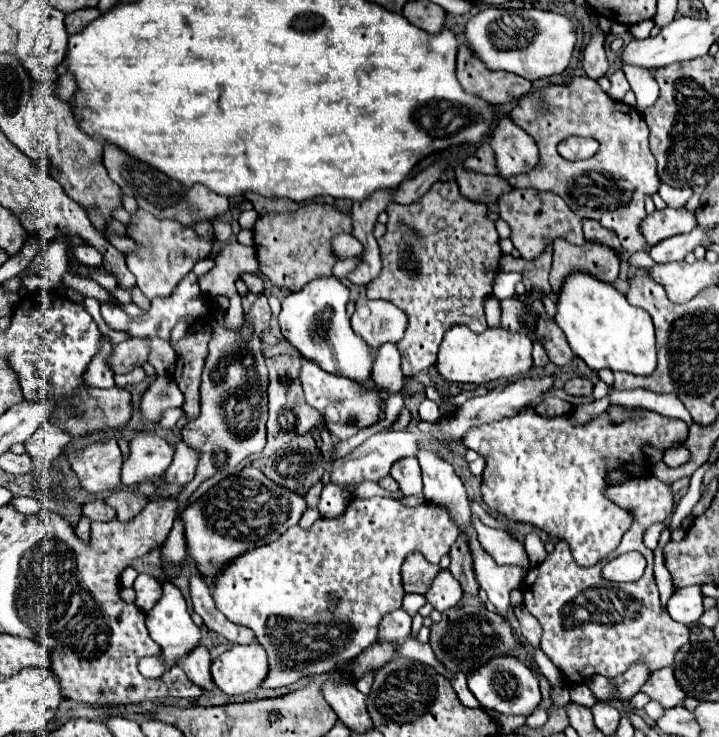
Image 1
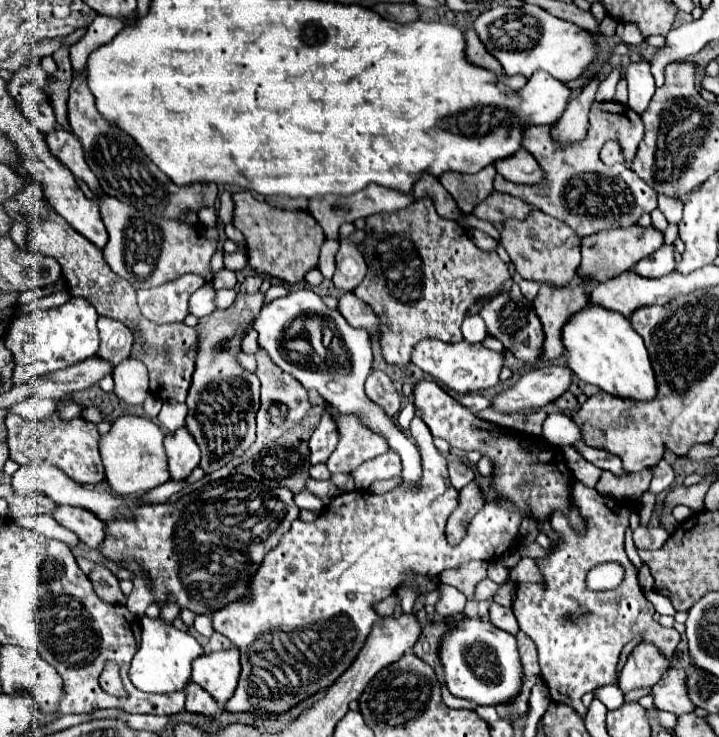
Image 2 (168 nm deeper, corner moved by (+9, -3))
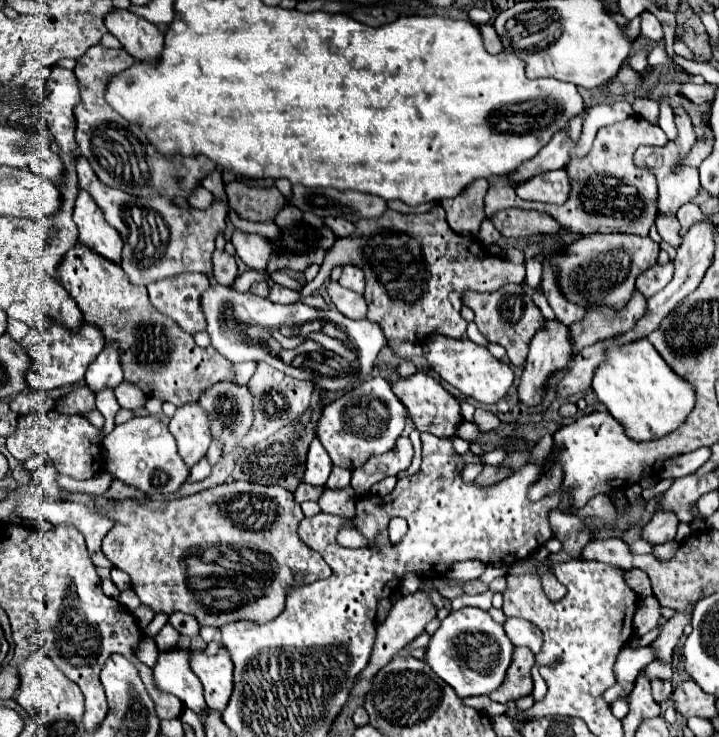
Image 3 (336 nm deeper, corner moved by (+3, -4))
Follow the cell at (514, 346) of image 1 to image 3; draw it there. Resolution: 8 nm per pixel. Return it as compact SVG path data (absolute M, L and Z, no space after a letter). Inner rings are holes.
M438 336L424 346L424 358L440 374L442 380L458 388L462 394L472 396L482 404L496 404L504 398L512 386L512 370L508 364L496 360L484 346L478 346L470 340L454 340L448 336Z

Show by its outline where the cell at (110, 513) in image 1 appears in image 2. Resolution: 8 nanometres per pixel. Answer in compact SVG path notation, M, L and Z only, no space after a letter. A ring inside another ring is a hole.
M60 505L54 511L54 519L66 529L74 531L78 539L82 539L88 547L100 547L104 539L104 521L98 519L92 511L72 505Z

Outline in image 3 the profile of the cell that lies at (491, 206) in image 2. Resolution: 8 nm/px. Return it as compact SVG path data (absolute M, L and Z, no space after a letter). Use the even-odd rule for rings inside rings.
M508 208L494 216L492 224L506 238L530 238L536 234L558 234L558 222L546 212L526 212L518 208Z

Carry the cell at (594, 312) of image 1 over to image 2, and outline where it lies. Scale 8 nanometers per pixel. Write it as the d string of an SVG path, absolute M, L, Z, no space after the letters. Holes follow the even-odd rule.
M586 305L562 327L562 343L566 349L568 367L580 381L592 383L620 397L632 397L640 401L656 397L656 379L644 339L634 331L624 315L600 305Z

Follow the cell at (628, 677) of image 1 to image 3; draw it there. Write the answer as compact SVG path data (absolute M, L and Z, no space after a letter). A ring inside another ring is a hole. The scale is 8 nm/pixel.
M692 610L676 612L676 614L662 626L660 636L652 642L654 648L656 648L658 660L662 660L662 662L672 662L672 650L674 650L678 638L682 636L682 632L684 632L684 626L690 624L690 618L692 618Z

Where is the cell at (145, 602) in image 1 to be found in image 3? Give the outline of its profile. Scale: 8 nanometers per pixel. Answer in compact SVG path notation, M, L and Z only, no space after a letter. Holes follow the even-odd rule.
M115 567L111 570L111 579L120 591L129 588L131 585L128 574L122 572L122 570L118 570L118 568Z

